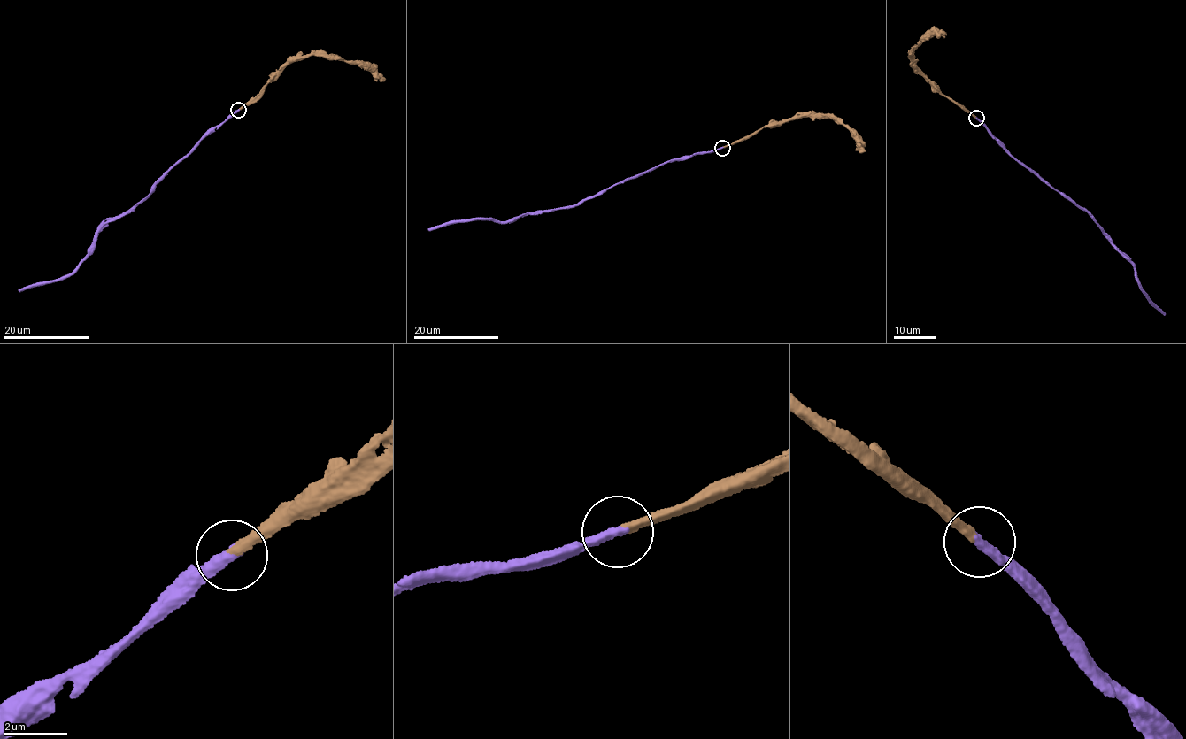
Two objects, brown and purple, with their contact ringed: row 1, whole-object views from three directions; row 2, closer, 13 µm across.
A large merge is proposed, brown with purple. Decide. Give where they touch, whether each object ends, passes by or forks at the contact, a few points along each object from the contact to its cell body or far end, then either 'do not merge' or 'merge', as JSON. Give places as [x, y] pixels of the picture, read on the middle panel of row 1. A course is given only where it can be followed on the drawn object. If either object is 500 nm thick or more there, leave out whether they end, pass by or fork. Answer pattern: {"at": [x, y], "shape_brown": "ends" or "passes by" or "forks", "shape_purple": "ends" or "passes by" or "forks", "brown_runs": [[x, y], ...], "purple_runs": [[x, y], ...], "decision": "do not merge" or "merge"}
{"at": [722, 148], "shape_brown": "ends", "shape_purple": "ends", "brown_runs": [[722, 148], [765, 127], [796, 117], [820, 113], [827, 114], [848, 128], [857, 142], [857, 147], [864, 151]], "purple_runs": [[722, 148], [651, 168], [570, 206], [529, 212], [503, 222], [477, 219], [427, 229]], "decision": "merge"}

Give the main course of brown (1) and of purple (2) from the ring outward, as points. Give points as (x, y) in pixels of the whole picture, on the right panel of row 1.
1: (977, 118), (941, 93), (910, 58), (909, 54), (916, 45), (941, 30), (944, 32)
2: (977, 119), (1023, 165), (1089, 214), (1110, 242), (1133, 265), (1141, 288), (1165, 315)

